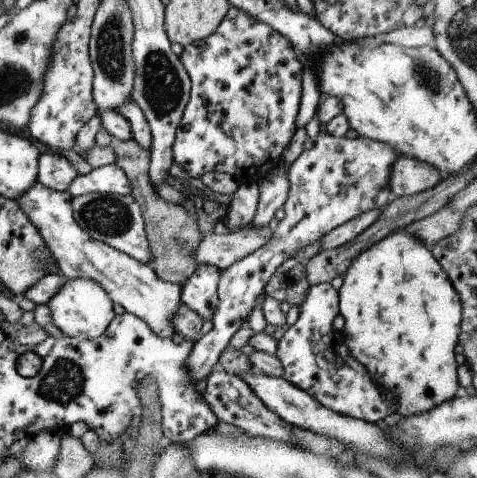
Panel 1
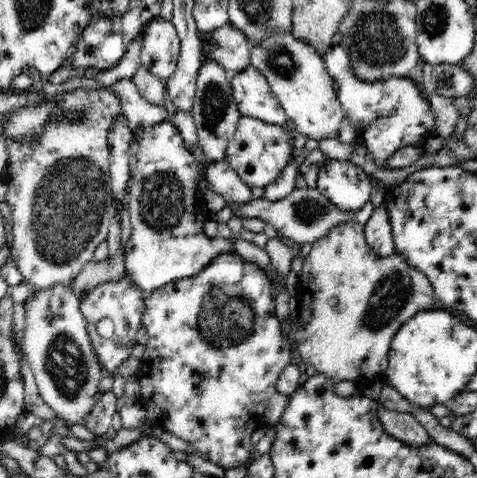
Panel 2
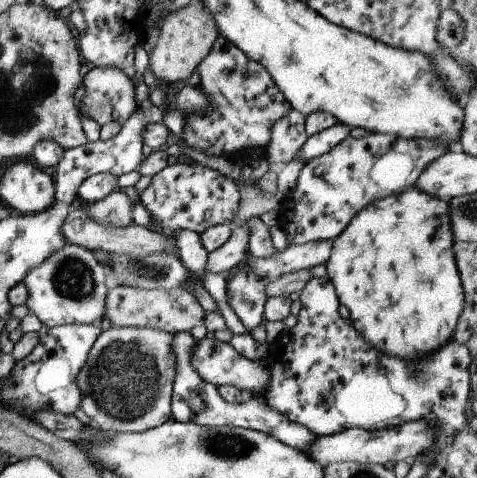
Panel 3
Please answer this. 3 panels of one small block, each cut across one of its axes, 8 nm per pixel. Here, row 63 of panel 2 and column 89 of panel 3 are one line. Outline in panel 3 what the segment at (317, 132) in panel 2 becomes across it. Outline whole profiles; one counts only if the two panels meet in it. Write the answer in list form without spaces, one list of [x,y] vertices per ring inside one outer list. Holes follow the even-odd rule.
[[[67,242],[58,252],[45,258],[38,268],[26,274],[23,282],[28,290],[28,300],[25,305],[47,327],[78,323],[98,328],[106,312],[105,269],[91,250]]]

